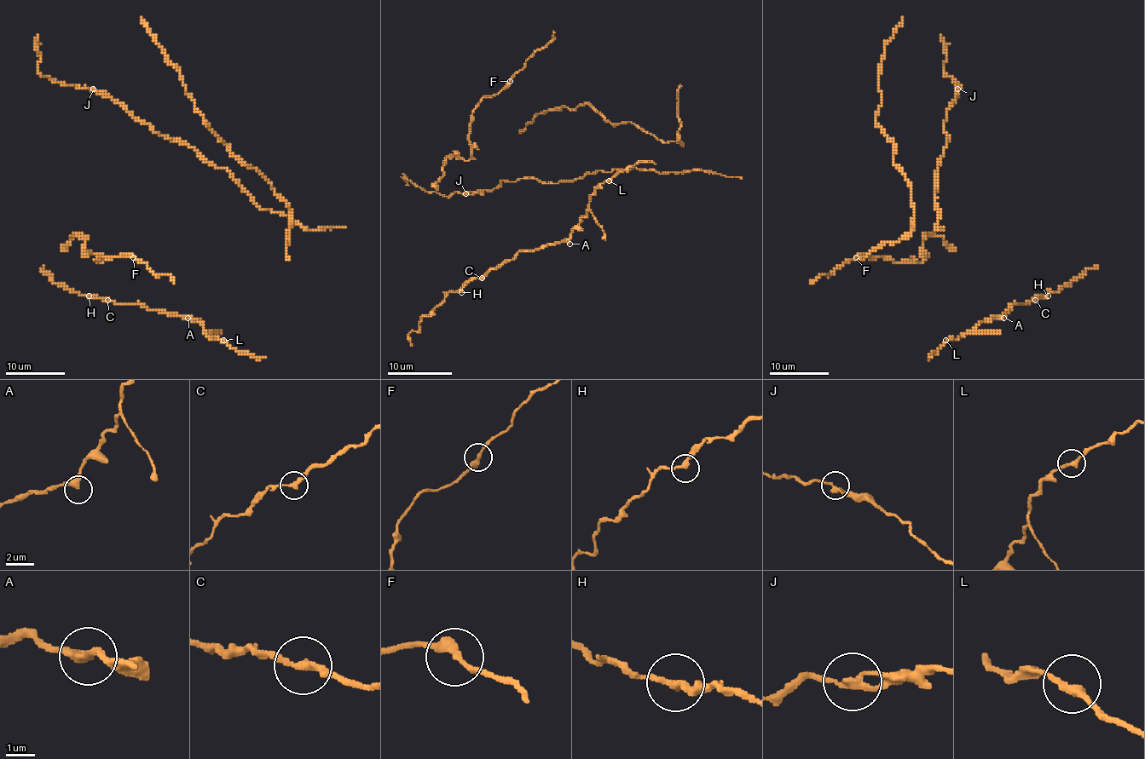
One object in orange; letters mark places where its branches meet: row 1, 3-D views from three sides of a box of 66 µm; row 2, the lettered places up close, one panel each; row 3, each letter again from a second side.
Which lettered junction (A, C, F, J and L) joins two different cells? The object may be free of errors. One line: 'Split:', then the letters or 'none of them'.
Split: none of them

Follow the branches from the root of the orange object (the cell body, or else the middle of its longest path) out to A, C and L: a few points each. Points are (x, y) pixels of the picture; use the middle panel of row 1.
A: (630, 167), (605, 181), (596, 190), (591, 197), (587, 213), (571, 233), (569, 244)
C: (630, 167), (596, 190), (587, 213), (568, 238), (523, 250), (482, 278)
L: (630, 167), (616, 172), (609, 181)

